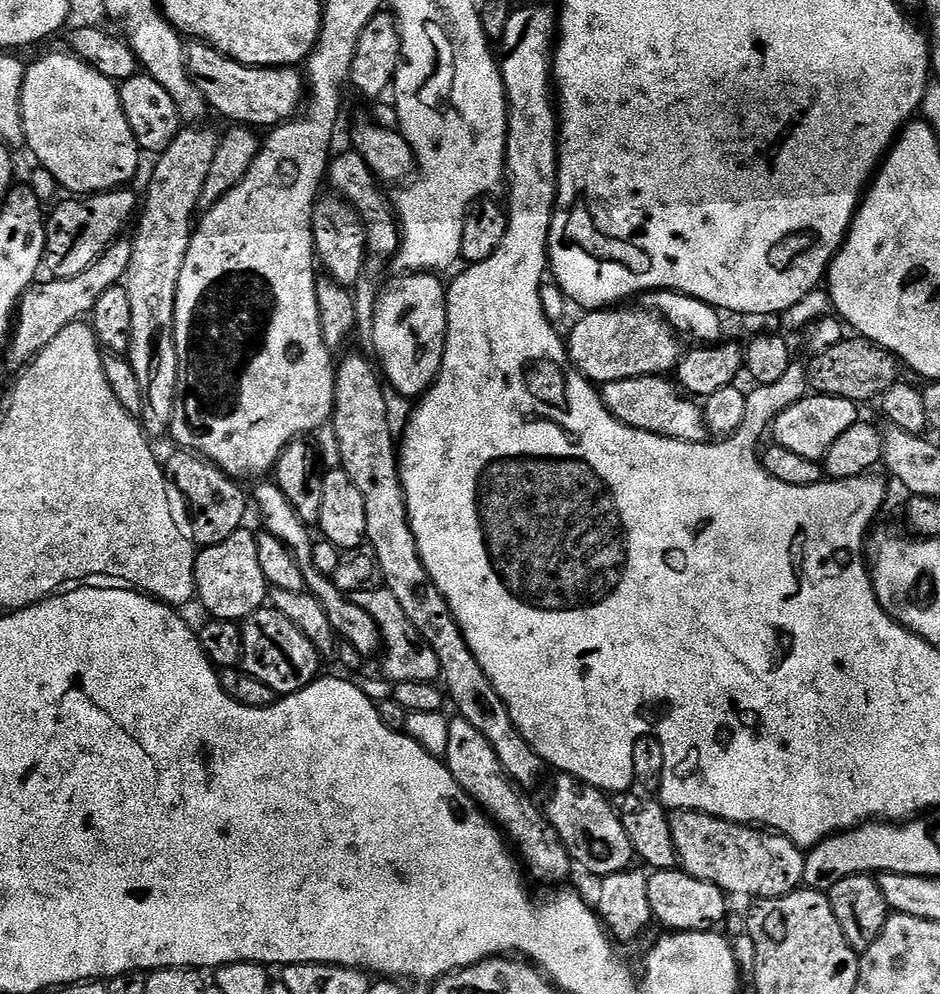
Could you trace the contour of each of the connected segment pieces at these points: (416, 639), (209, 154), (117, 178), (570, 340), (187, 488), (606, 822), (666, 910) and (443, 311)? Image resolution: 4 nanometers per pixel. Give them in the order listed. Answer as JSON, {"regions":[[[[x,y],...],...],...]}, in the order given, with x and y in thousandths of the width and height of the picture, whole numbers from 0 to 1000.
{"regions":[[[[405,590],[393,596],[377,596],[373,597],[372,603],[381,610],[385,610],[385,614],[389,614],[389,618],[394,618],[394,622],[404,635],[411,683],[417,684],[418,689],[437,684],[440,686],[468,684],[465,659],[462,658],[462,654],[457,654],[457,650],[451,645],[449,638],[445,638],[445,634],[440,634],[436,622],[432,622],[432,617],[428,615],[428,609],[423,606],[423,602],[419,602],[419,598],[415,598],[413,592]]],[[[221,127],[197,128],[187,136],[185,143],[181,143],[179,150],[169,154],[167,161],[170,162],[162,169],[157,194],[151,197],[151,214],[147,219],[149,230],[140,241],[134,289],[138,296],[138,321],[143,323],[143,328],[140,347],[134,358],[140,363],[143,376],[147,376],[147,388],[151,392],[151,416],[147,422],[162,441],[178,440],[182,436],[187,411],[189,280],[194,280],[194,264],[198,264],[198,252],[204,242],[206,218],[213,209],[219,174],[223,171],[223,163],[228,163],[228,151],[234,145],[234,137],[217,128]]],[[[74,50],[67,51],[40,57],[24,73],[26,86],[21,88],[24,144],[30,145],[31,151],[43,160],[41,168],[57,175],[61,186],[65,190],[73,189],[77,192],[73,194],[105,195],[139,186],[149,169],[151,154],[143,139],[143,131],[138,131],[138,123],[134,123],[127,88]]],[[[655,308],[650,312],[630,312],[602,338],[602,351],[609,367],[635,388],[662,380],[706,378],[723,365],[724,339],[704,318],[684,309]]],[[[187,453],[180,463],[177,463],[179,482],[195,497],[204,521],[206,541],[213,551],[232,549],[232,545],[240,545],[245,537],[261,530],[260,522],[264,519],[266,499],[259,495],[256,488],[247,480],[241,479],[231,467],[226,467],[216,459],[199,453]]],[[[599,779],[590,782],[591,790],[583,801],[581,820],[589,831],[594,843],[602,851],[604,861],[633,883],[666,876],[674,865],[672,848],[655,818],[652,806],[637,793]]],[[[709,873],[695,876],[689,883],[689,894],[691,895],[691,915],[697,929],[699,931],[707,930],[707,935],[716,938],[756,938],[765,935],[767,933],[765,930],[774,922],[777,905],[771,897],[755,887],[747,887],[743,883],[730,879],[727,875]]],[[[459,274],[426,276],[420,280],[422,282],[415,283],[409,291],[405,289],[400,299],[400,305],[396,312],[396,325],[394,327],[394,333],[396,333],[396,346],[400,349],[401,359],[399,358],[399,361],[402,363],[403,373],[406,375],[407,381],[411,383],[412,389],[418,390],[432,399],[446,400],[459,390],[460,385],[462,385],[464,378],[468,374],[470,364],[472,363],[472,349],[474,348],[474,340],[477,339],[477,296],[473,283],[468,283],[469,279]]]]}

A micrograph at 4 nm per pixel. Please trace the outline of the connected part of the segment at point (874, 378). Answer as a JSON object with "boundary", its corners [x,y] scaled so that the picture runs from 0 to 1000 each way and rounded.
{"boundary":[[[899,340],[887,348],[867,355],[863,360],[865,362],[857,366],[860,388],[865,395],[873,398],[932,404],[943,396],[943,392],[947,392],[947,388],[955,384],[953,359],[941,350],[935,350],[930,344],[918,340]]]}

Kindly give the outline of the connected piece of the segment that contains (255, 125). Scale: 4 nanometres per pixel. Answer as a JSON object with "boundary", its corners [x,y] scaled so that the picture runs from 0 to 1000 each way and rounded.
{"boundary":[[[204,42],[199,45],[200,53],[200,73],[205,82],[215,91],[219,99],[222,110],[240,120],[247,121],[248,126],[263,127],[269,131],[288,131],[299,125],[306,124],[316,116],[315,113],[324,108],[326,105],[326,80],[319,76],[314,67],[304,68],[272,68],[269,64],[255,64],[252,60],[247,60],[244,56],[238,56],[231,48],[224,48],[222,44],[216,42]]]}

